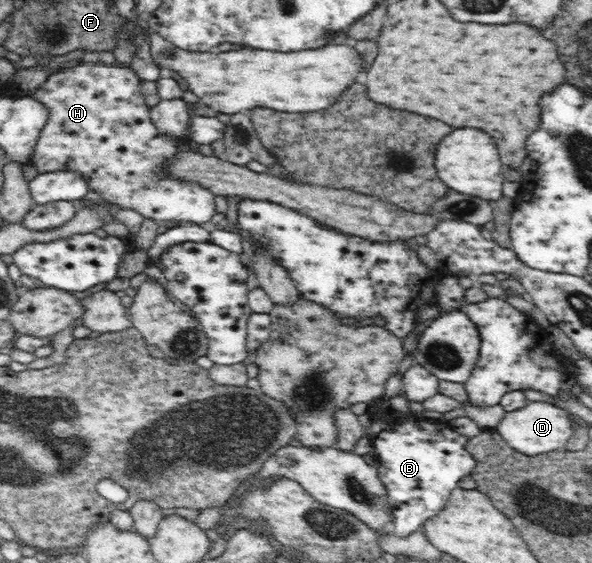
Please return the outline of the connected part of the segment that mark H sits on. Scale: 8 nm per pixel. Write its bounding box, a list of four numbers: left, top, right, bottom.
[30,60,216,227]

